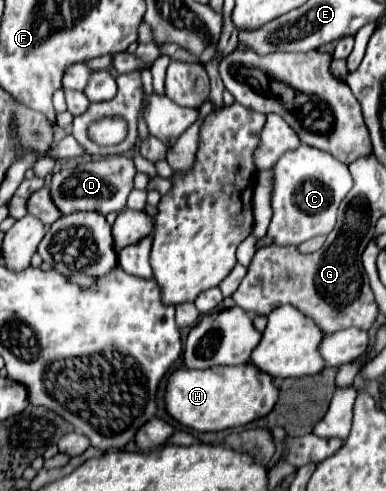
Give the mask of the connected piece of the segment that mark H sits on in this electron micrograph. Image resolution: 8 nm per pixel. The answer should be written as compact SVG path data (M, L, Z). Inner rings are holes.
M251 362L243 366L213 366L207 370L179 368L169 378L165 406L167 412L183 426L199 432L219 432L265 418L279 396L275 386L275 380L267 378L267 374L259 374Z

